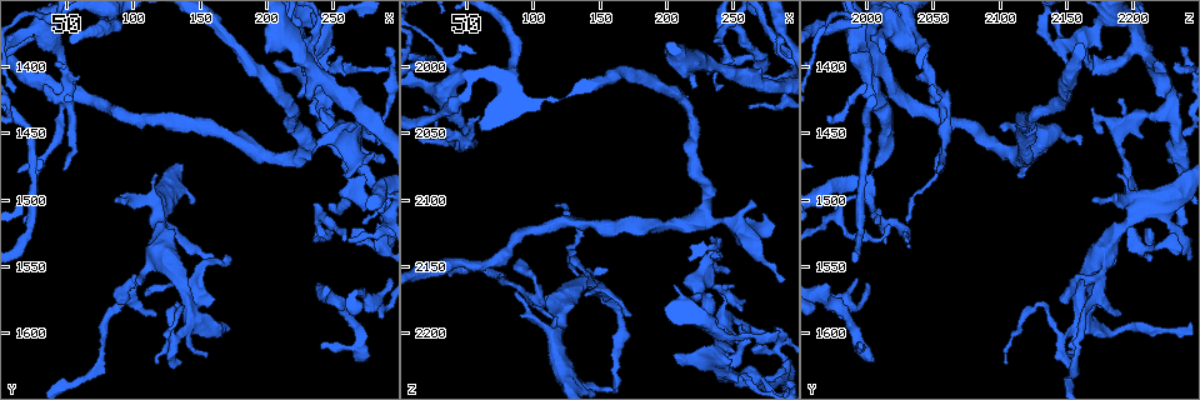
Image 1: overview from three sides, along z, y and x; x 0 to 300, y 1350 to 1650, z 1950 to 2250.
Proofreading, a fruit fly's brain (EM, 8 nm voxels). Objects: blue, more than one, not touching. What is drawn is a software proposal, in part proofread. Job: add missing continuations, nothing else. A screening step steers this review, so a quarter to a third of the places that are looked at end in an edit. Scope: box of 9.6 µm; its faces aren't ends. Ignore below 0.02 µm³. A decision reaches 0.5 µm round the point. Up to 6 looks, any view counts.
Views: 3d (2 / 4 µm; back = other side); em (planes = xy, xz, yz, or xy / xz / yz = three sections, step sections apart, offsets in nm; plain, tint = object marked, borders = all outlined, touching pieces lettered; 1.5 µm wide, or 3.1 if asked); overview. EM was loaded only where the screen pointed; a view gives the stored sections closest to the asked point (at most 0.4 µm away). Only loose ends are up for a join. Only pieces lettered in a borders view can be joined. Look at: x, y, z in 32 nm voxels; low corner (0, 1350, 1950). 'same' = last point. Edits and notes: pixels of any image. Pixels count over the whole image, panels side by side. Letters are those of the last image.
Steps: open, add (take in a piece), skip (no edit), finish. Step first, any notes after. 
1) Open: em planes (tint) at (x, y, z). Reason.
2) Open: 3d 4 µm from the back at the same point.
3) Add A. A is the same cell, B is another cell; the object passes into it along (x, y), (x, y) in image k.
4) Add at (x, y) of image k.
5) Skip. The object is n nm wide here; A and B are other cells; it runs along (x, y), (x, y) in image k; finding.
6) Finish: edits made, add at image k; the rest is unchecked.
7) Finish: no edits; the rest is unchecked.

Open: em yz step 8 (borders) at (236, 1518, 2016). An open end.

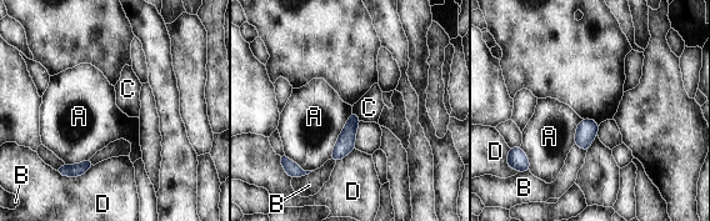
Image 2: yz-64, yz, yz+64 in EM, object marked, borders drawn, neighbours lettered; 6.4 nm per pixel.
Skip. A, B, C and D are other cells; none of them fits.

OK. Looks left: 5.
Open: 3d 2 µm at (240, 1610, 1998). Free end.

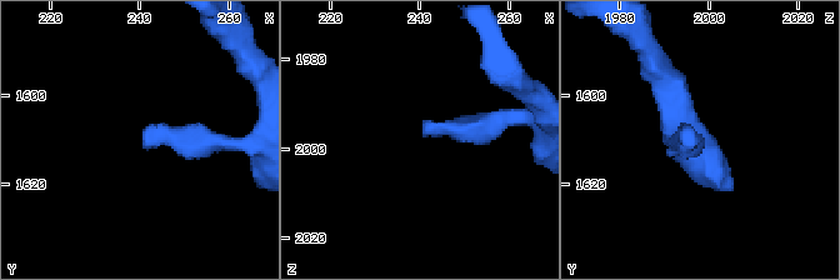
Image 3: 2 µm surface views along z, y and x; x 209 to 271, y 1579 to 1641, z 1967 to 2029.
Open: em planes (borders) at (240, 1608, 1996). Shape alone is not enough.

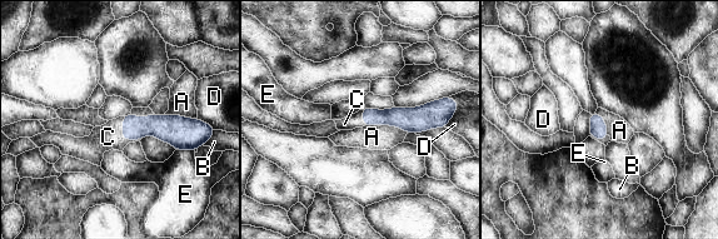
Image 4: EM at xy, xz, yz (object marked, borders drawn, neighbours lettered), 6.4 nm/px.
Add C. The object is 110 nm wide here; C is the same cell, A, B, D and E are other cells; the object passes into it along (160, 127), (123, 137), (108, 137) in image 4; it goes on there.

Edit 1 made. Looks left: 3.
Open: overview.

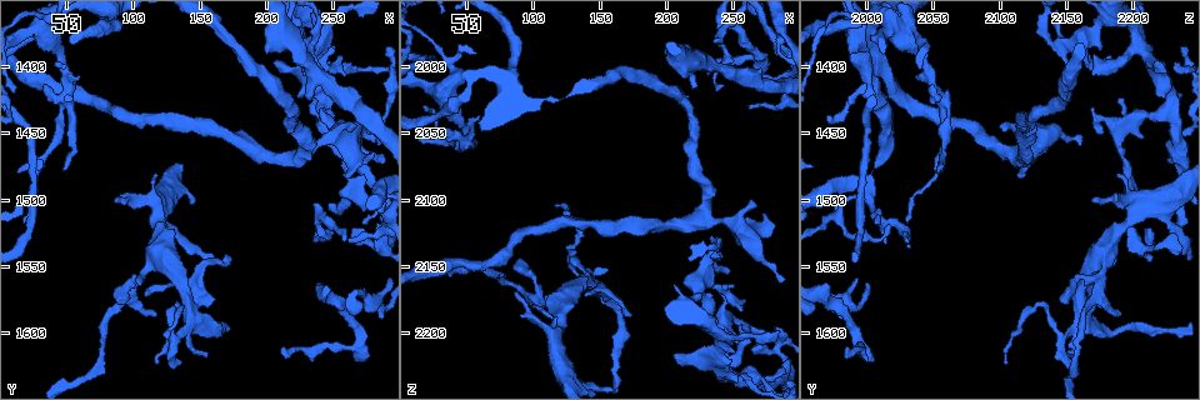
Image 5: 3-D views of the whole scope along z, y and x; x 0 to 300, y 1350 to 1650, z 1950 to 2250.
Open: em xz step 4 (tint) at (154, 1576, 2174). An open end.

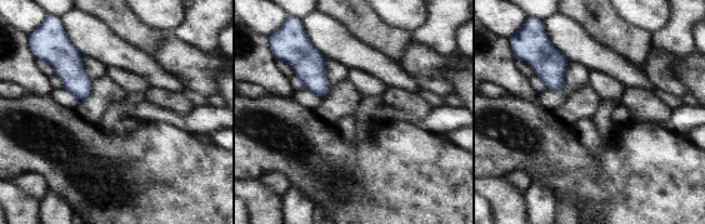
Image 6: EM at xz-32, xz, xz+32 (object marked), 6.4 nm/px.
Open: em planes (borders) at the same point.

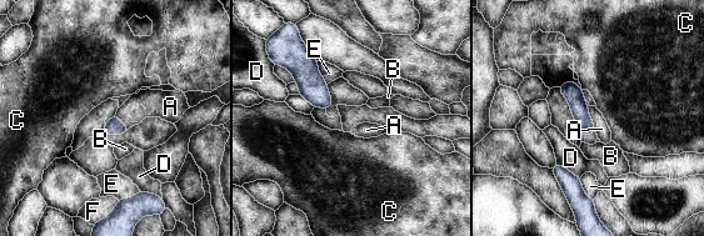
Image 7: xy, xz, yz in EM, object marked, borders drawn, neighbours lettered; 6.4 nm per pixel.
Skip. A, B, C, D, E and F are other cells; a border runs along (587, 106), (595, 131) in image 7; no lettered piece goes on from it.

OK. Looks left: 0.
Finish: edits made, add at image 4; the rest is unchecked.

